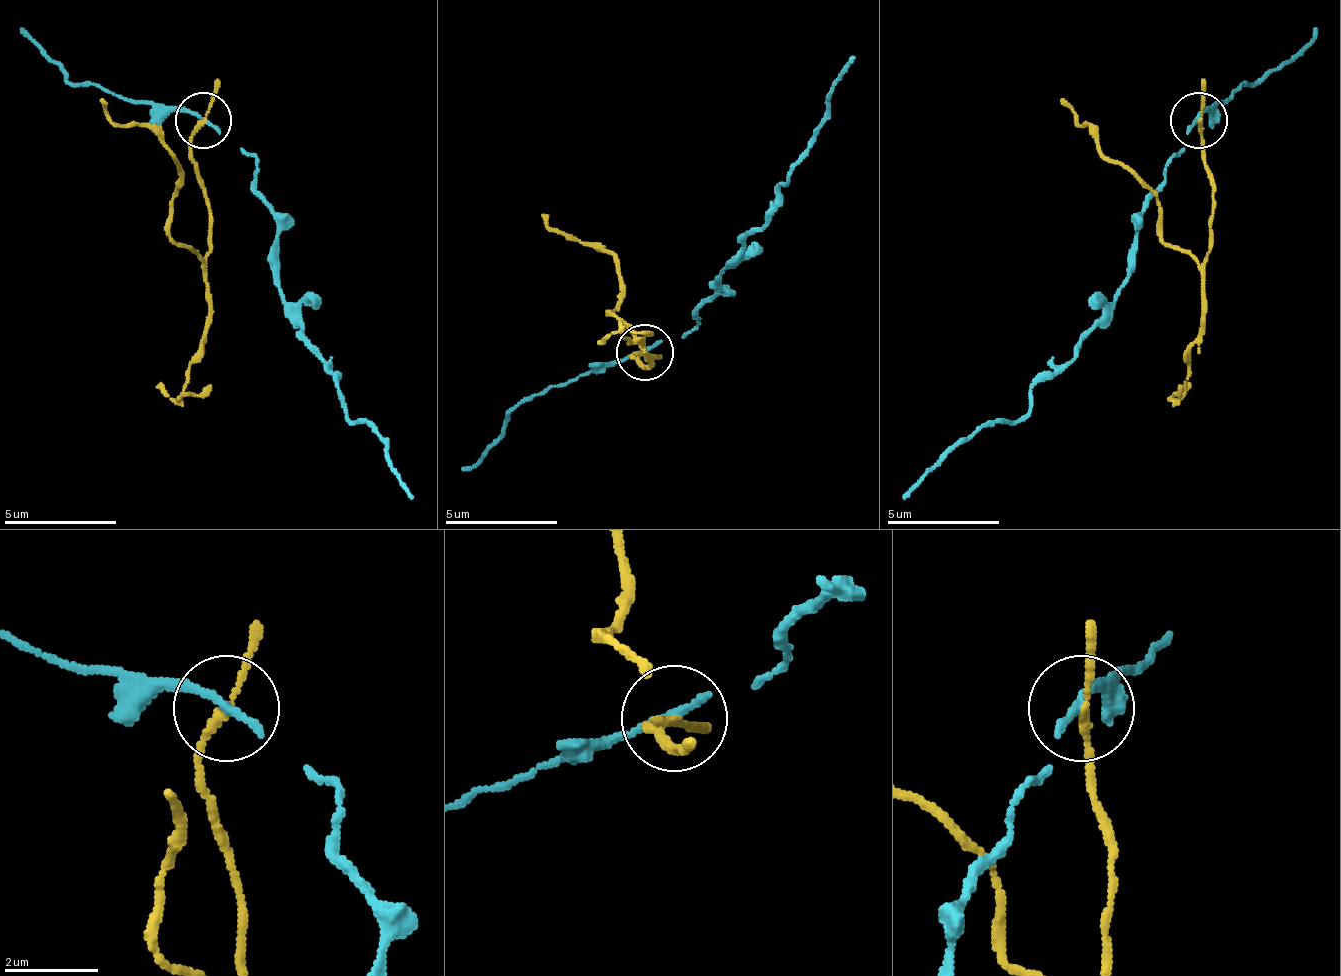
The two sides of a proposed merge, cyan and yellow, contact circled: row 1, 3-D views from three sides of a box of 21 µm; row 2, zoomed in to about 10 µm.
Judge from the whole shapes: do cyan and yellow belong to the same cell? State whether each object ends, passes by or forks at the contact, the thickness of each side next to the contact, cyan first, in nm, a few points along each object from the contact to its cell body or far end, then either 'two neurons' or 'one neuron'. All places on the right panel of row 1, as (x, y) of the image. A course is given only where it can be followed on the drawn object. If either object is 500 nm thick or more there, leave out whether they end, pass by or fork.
cyan ends; yellow passes by; calibres 200 and 160 nm; course cyan (1200, 122), (1172, 161), (1161, 189), (1138, 223), (1116, 307), (1048, 375), (1026, 414), (964, 436), (902, 498); course yellow (1200, 122), (1211, 251), (1194, 262), (1161, 234), (1161, 200), (1110, 161), (1059, 99); two neurons

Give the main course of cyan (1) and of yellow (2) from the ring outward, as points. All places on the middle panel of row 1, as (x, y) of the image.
1: (646, 353), (696, 325), (696, 314), (719, 292), (725, 269), (775, 202), (854, 56)
2: (646, 353), (635, 359), (651, 365), (646, 348), (612, 314), (618, 264), (590, 241), (562, 235), (539, 213)

